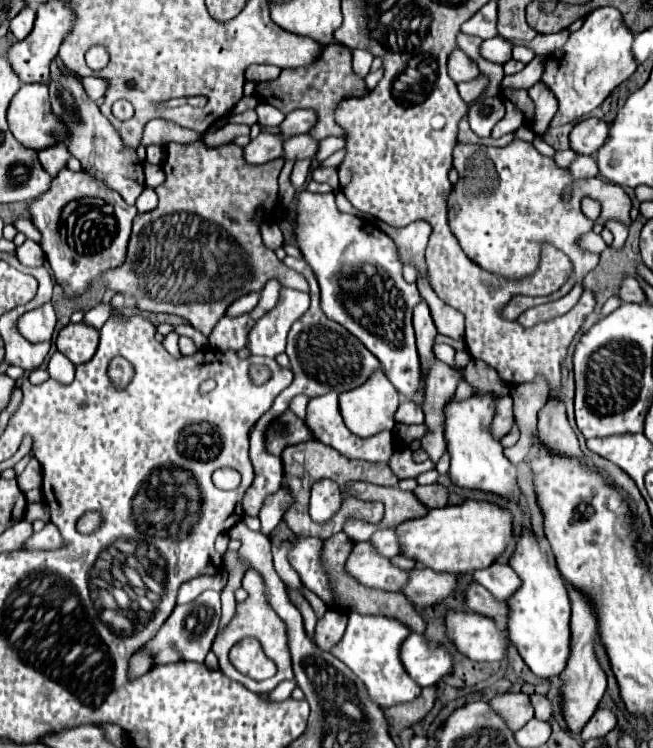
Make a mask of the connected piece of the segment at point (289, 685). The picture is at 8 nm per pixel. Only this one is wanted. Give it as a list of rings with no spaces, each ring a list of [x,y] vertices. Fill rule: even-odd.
[[[285,680],[285,682],[281,682],[273,692],[269,692],[267,694],[267,700],[273,700],[273,702],[281,702],[281,700],[285,700],[285,698],[289,698],[291,696],[291,692],[293,692],[293,688],[295,688],[297,684],[295,684],[295,680]]]

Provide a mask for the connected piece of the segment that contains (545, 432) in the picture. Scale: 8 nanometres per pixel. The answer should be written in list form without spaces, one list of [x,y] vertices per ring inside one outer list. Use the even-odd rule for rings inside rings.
[[[549,398],[547,404],[539,410],[539,436],[541,442],[549,446],[553,452],[583,458],[577,436],[569,426],[565,404],[561,398]]]

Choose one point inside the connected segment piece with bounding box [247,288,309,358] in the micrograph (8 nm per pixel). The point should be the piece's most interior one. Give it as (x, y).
(267, 338)

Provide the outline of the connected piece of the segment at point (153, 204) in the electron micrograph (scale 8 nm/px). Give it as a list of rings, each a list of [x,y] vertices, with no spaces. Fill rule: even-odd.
[[[145,188],[143,194],[137,198],[135,206],[137,206],[139,212],[149,212],[149,210],[157,208],[157,194],[155,194],[155,190],[153,188]]]

